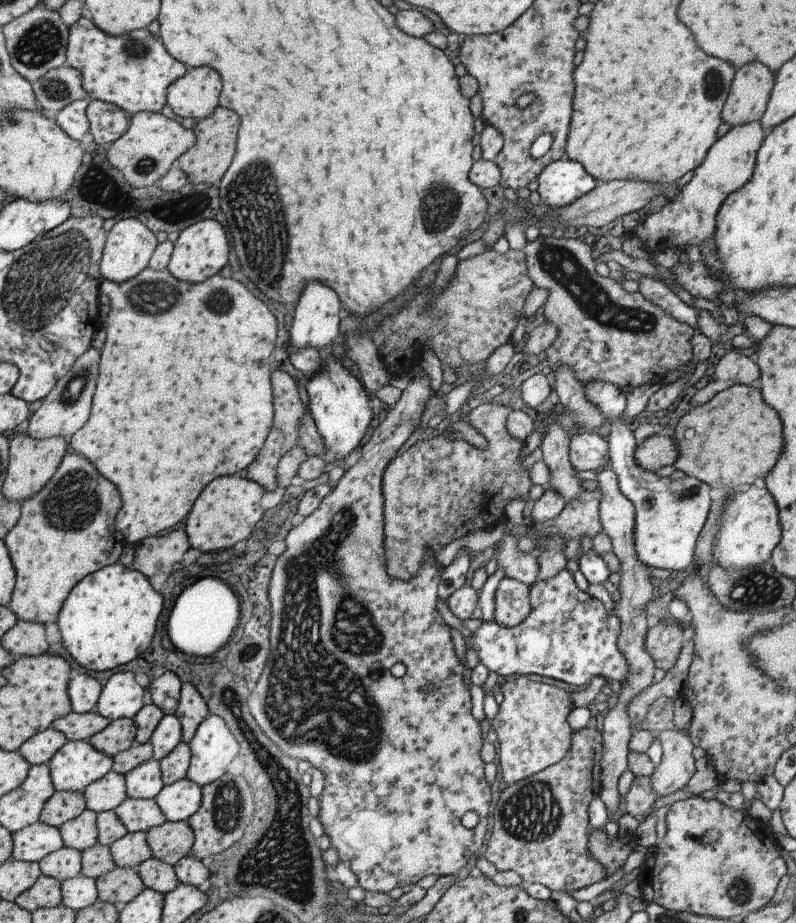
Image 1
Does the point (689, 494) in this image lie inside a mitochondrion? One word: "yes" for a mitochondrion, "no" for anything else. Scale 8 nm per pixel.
yes

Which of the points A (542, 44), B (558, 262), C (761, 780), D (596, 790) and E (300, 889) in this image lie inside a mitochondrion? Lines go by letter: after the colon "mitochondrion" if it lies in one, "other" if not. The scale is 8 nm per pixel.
A: mitochondrion
B: mitochondrion
C: other
D: other
E: mitochondrion

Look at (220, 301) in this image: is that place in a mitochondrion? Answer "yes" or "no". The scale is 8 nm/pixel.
yes

